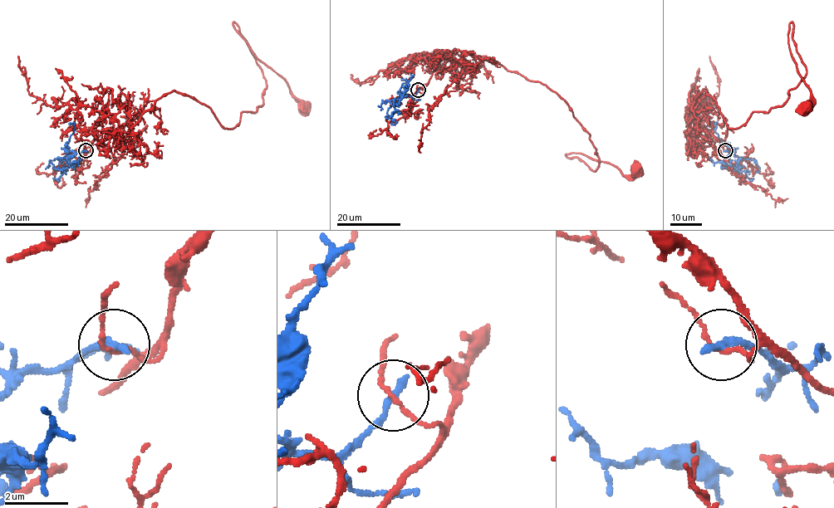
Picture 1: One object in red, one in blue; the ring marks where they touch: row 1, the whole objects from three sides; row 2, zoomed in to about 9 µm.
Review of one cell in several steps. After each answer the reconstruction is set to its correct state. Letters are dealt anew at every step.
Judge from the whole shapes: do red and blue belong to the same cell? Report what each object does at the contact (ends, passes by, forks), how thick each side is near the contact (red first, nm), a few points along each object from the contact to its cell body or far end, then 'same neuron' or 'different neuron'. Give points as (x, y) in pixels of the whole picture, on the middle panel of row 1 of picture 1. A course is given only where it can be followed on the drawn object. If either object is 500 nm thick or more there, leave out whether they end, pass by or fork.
red passes by; blue ends; calibres 130 and 260 nm; course red (418, 90), (441, 61), (484, 56), (571, 109), (599, 166), (567, 157), (582, 153), (624, 176), (639, 170); course blue (418, 90), (413, 95), (406, 95), (394, 103), (387, 111), (392, 124), (397, 121); different neuron

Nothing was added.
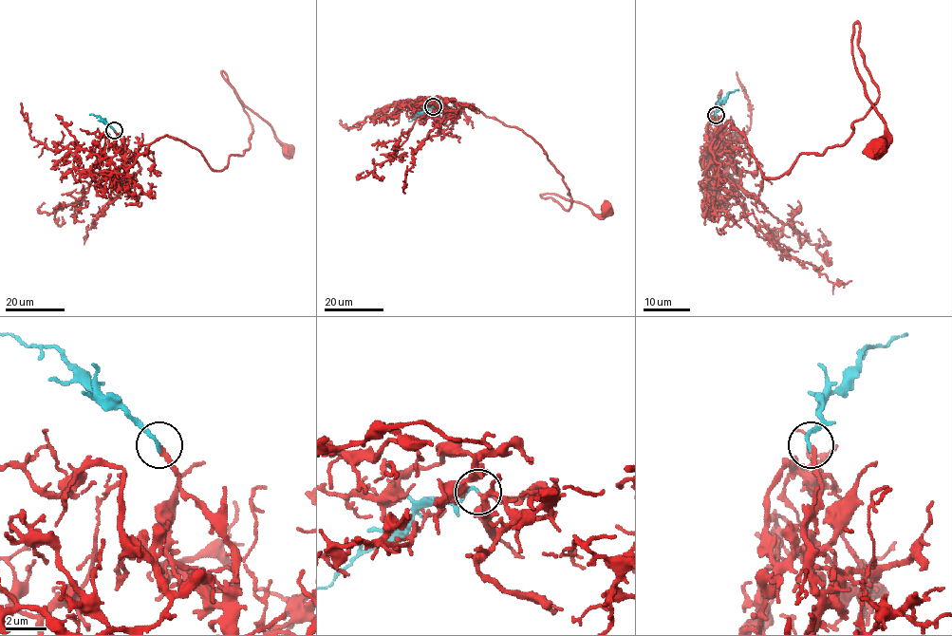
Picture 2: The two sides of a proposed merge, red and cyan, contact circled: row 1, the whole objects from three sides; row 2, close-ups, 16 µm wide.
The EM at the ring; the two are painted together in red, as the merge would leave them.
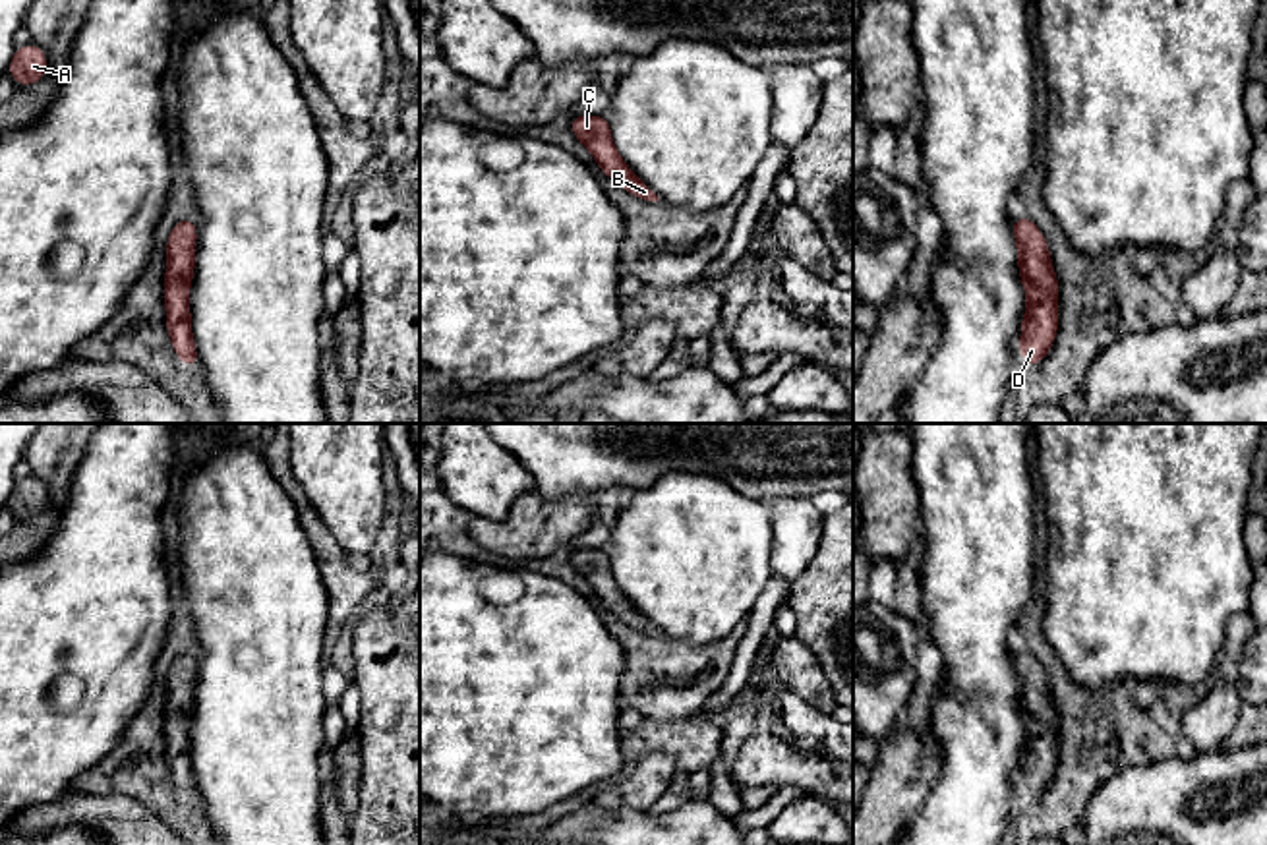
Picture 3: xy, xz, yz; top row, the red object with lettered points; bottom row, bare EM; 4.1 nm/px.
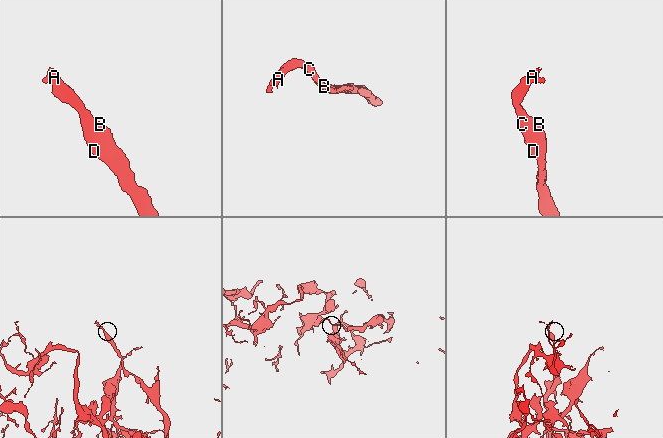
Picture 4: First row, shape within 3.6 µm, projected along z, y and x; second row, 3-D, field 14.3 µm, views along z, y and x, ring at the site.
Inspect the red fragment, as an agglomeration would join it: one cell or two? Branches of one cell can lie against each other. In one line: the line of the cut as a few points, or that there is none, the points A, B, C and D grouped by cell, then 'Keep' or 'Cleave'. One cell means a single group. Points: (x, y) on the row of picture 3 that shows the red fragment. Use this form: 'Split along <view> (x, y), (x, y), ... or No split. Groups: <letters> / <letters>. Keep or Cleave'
No split. Groups: A B C D. Keep

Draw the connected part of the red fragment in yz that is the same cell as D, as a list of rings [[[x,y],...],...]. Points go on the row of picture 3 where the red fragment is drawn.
[[[1029,217],[1012,219],[1012,230],[1017,242],[1021,284],[1027,294],[1019,352],[1025,365],[1039,365],[1058,333],[1058,278],[1046,240],[1037,224]]]

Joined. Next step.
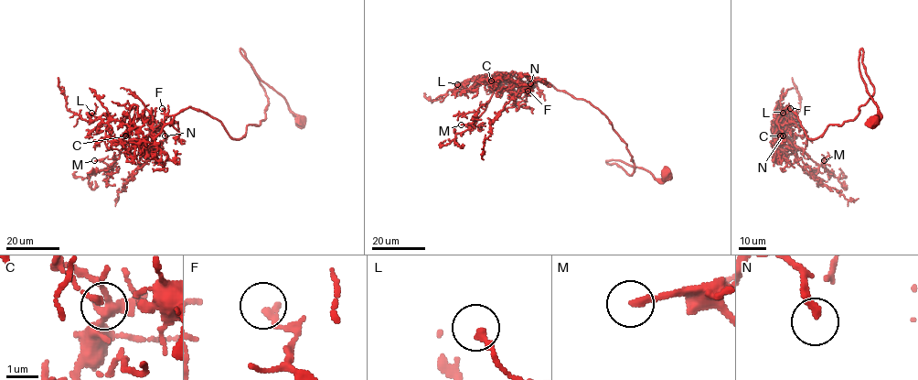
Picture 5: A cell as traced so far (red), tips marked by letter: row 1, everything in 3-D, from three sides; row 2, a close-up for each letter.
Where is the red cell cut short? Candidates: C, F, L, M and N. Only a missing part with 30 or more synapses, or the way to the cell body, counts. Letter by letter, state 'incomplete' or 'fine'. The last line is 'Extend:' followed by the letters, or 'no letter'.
C: fine
F: fine
L: fine
M: incomplete
N: incomplete
Extend: M, N

